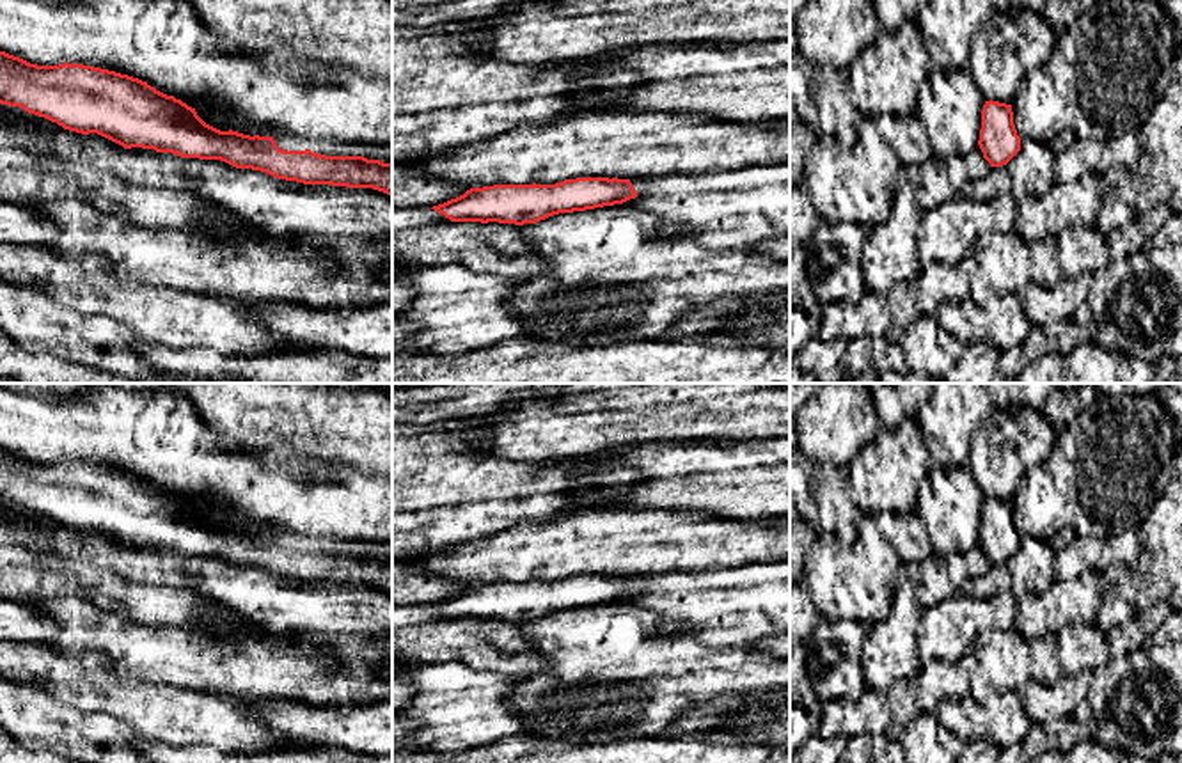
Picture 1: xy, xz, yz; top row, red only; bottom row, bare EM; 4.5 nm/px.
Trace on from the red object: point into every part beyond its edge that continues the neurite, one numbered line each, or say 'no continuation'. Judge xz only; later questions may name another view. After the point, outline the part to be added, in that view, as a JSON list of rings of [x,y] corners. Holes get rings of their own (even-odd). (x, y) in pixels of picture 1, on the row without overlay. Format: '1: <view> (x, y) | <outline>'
no continuation

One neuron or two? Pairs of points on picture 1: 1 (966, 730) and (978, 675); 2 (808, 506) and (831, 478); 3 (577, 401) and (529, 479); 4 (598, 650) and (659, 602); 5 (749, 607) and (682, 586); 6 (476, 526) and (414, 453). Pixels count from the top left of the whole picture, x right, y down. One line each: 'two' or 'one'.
1: one
2: one
3: two
4: two
5: one
6: one

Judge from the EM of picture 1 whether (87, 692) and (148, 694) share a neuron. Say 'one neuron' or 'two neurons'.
one neuron

